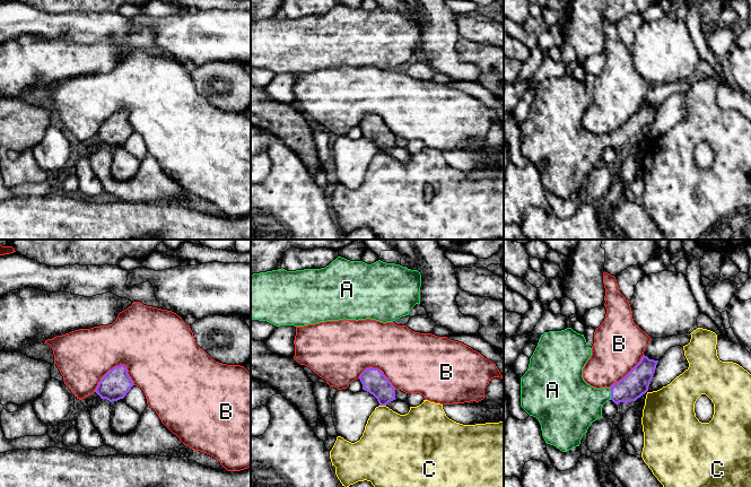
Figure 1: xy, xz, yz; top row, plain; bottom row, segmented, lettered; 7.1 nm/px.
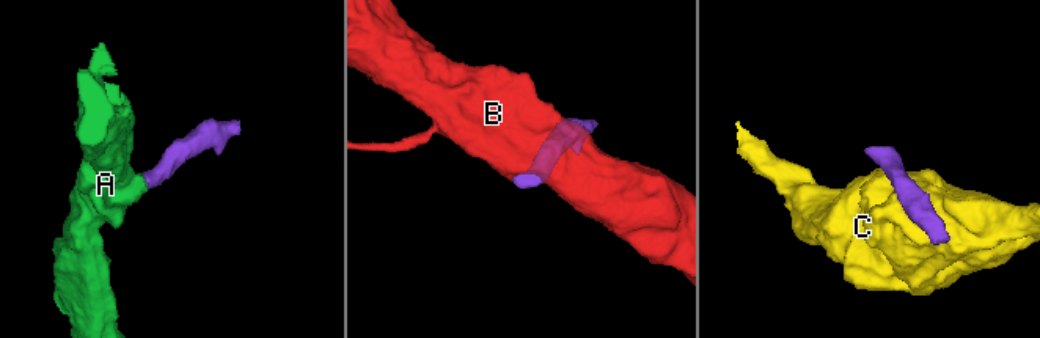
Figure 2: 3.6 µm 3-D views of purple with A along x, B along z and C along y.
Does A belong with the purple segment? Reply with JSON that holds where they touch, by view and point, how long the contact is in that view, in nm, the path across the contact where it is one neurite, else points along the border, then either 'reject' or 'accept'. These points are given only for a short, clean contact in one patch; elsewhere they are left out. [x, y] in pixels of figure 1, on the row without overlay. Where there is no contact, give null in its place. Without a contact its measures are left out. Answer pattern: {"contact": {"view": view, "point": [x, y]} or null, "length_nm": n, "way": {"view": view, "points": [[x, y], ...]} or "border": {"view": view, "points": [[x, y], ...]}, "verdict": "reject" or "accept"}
{"contact": {"view": "yz", "point": [611, 140]}, "length_nm": 90, "way": {"view": "yz", "points": [[635, 131], [627, 137], [611, 140], [602, 141], [578, 151]]}, "verdict": "accept"}

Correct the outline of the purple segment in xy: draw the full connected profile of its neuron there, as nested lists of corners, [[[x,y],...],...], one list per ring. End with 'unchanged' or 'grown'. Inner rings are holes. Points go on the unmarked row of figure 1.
[[[120,112],[110,116],[101,125],[95,139],[101,146],[113,149],[123,146],[133,132],[133,128],[128,121],[126,113]]]; unchanged

